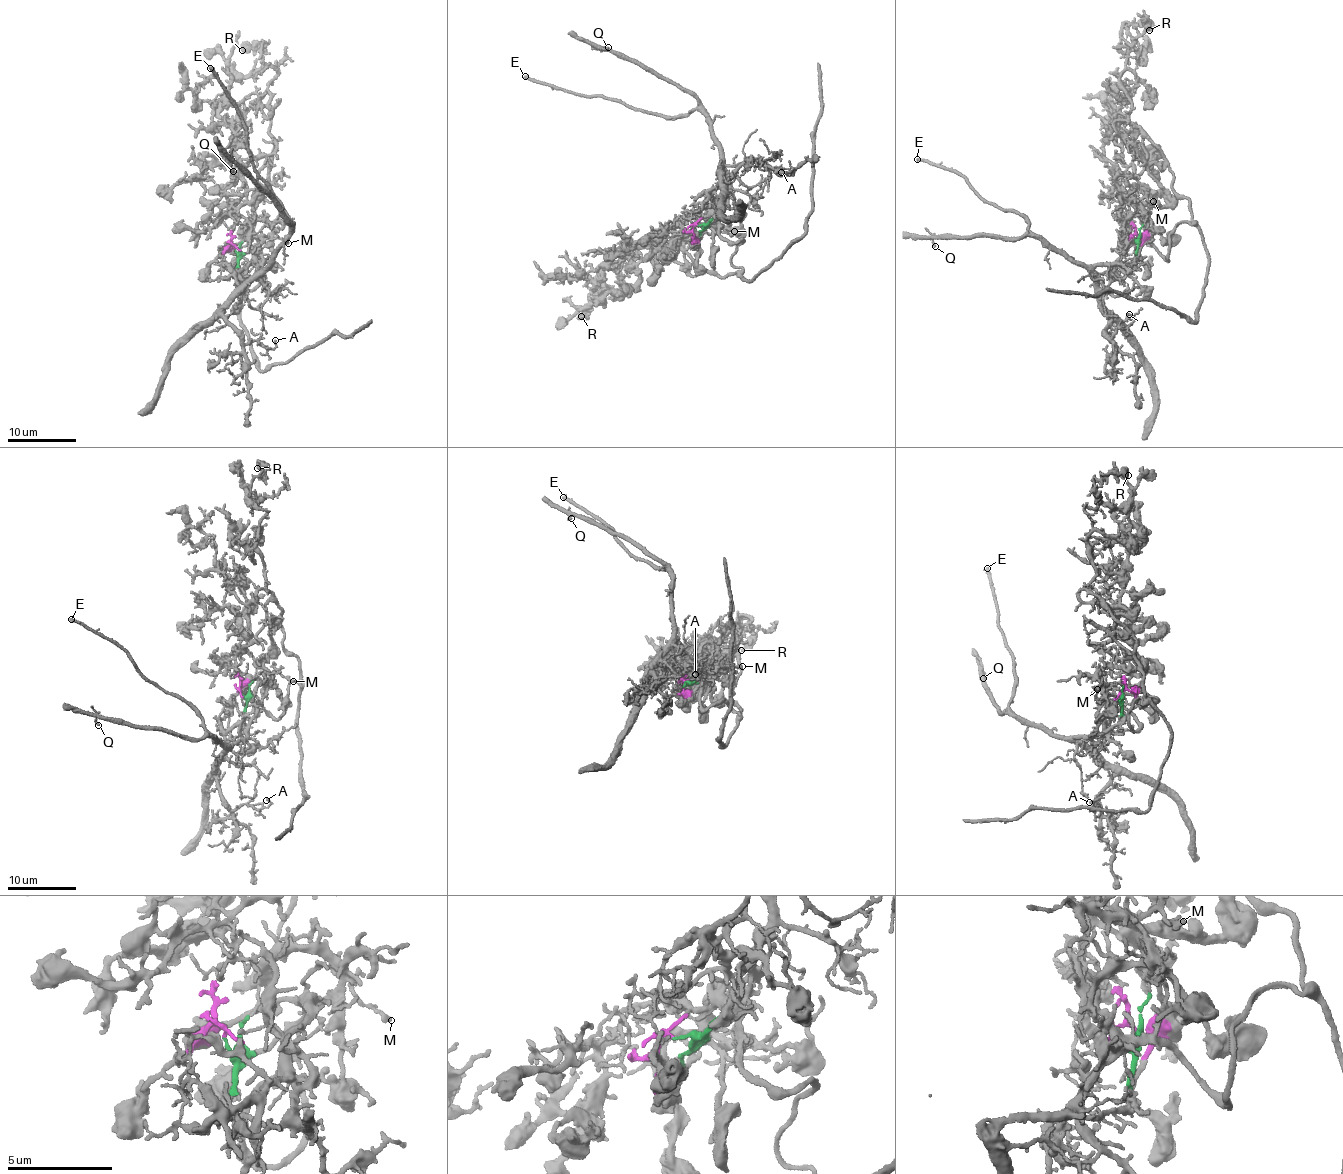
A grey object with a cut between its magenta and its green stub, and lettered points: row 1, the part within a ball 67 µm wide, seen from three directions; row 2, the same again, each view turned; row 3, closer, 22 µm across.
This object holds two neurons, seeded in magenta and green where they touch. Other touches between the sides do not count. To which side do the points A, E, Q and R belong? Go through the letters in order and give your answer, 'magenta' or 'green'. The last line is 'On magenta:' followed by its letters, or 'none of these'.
A: green
E: green
Q: green
R: magenta
On magenta: R

